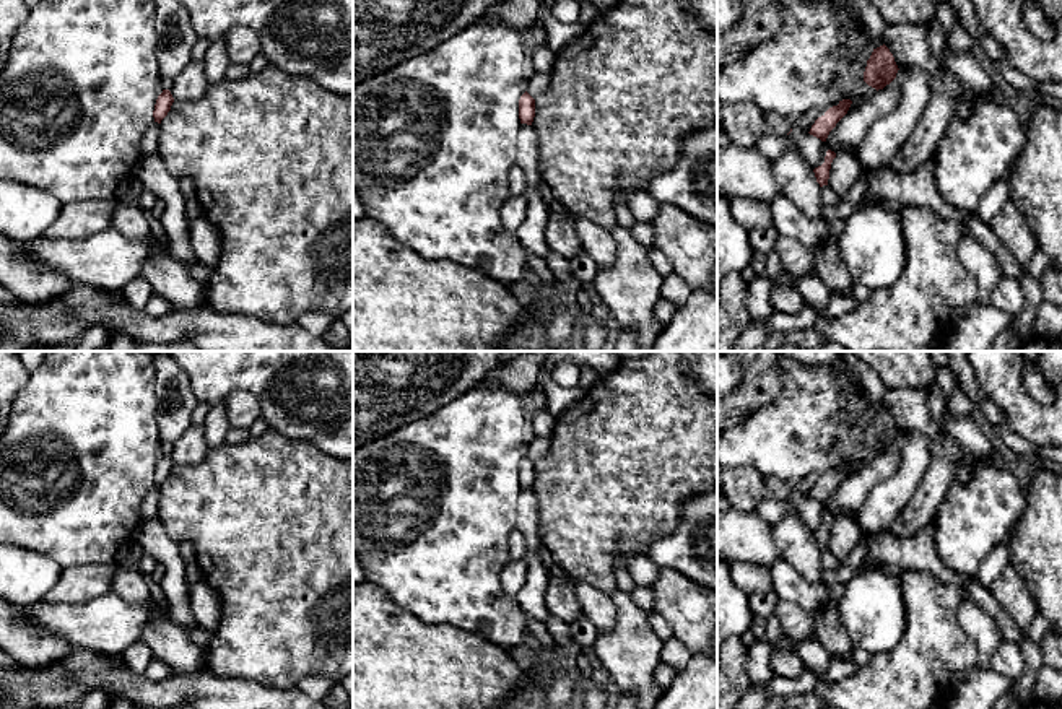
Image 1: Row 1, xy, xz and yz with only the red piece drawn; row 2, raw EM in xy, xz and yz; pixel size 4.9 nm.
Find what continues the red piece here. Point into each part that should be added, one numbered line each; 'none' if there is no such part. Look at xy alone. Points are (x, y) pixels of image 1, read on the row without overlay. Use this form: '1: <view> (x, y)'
none

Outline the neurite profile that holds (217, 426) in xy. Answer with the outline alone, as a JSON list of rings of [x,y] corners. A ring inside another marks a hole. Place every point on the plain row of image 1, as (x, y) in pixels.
[[[223,400],[211,405],[210,418],[205,420],[202,428],[205,431],[205,437],[210,447],[218,447],[226,442],[226,436],[231,429],[231,424],[226,418],[226,408]]]

